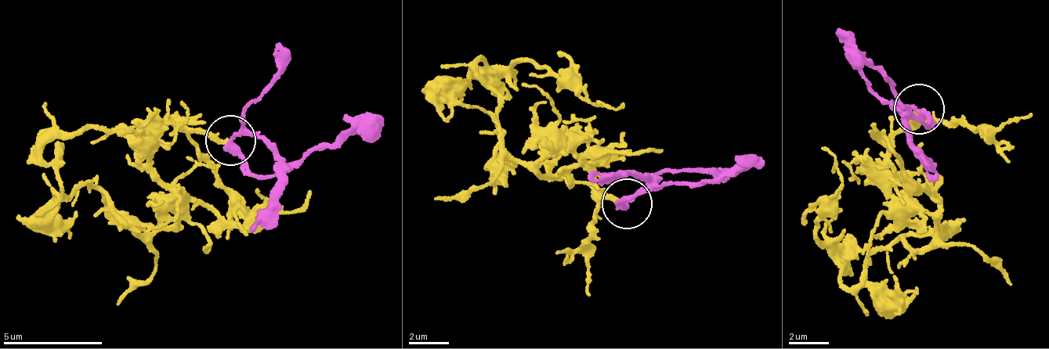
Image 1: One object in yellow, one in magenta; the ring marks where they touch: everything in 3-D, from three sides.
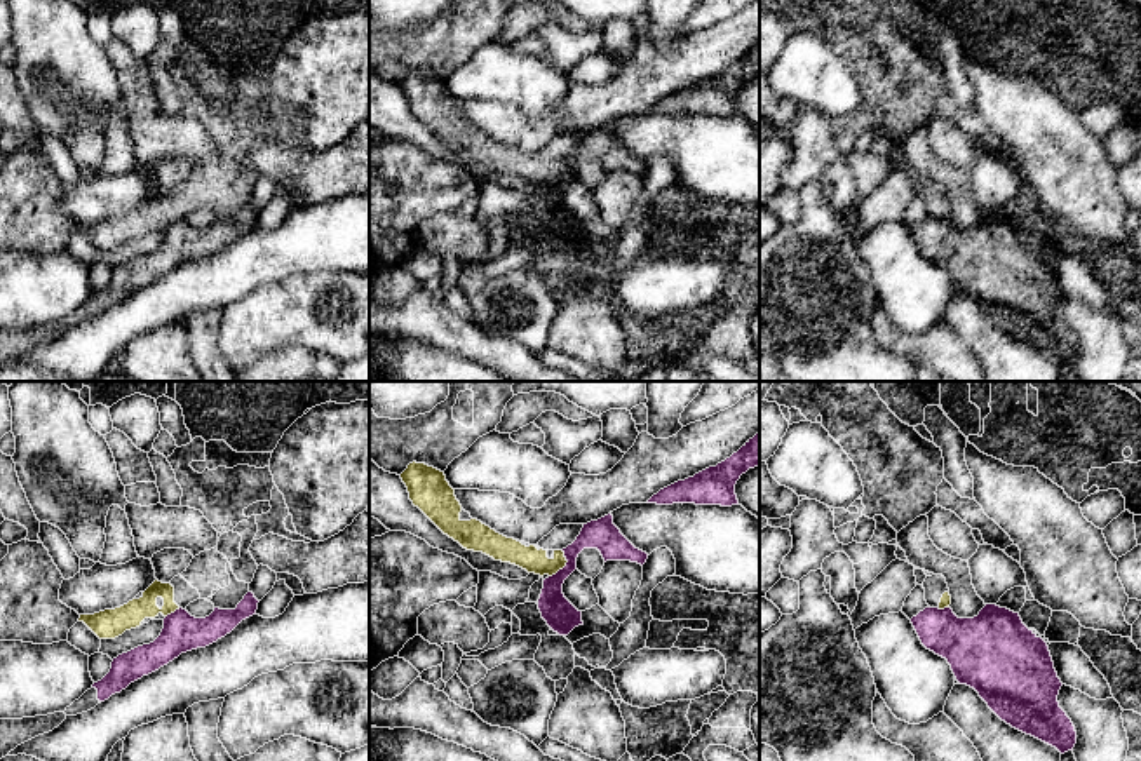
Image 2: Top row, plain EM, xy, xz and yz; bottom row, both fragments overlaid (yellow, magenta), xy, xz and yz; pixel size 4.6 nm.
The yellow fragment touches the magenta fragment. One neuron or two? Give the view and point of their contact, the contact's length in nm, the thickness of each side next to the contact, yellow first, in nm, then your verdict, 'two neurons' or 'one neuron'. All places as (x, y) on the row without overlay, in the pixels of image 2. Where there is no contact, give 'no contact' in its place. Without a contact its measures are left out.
meets yellow in xz at (563, 176); contact 140 nm long; 120 nm thick on the yellow side, 150 nm on the other; two neurons

